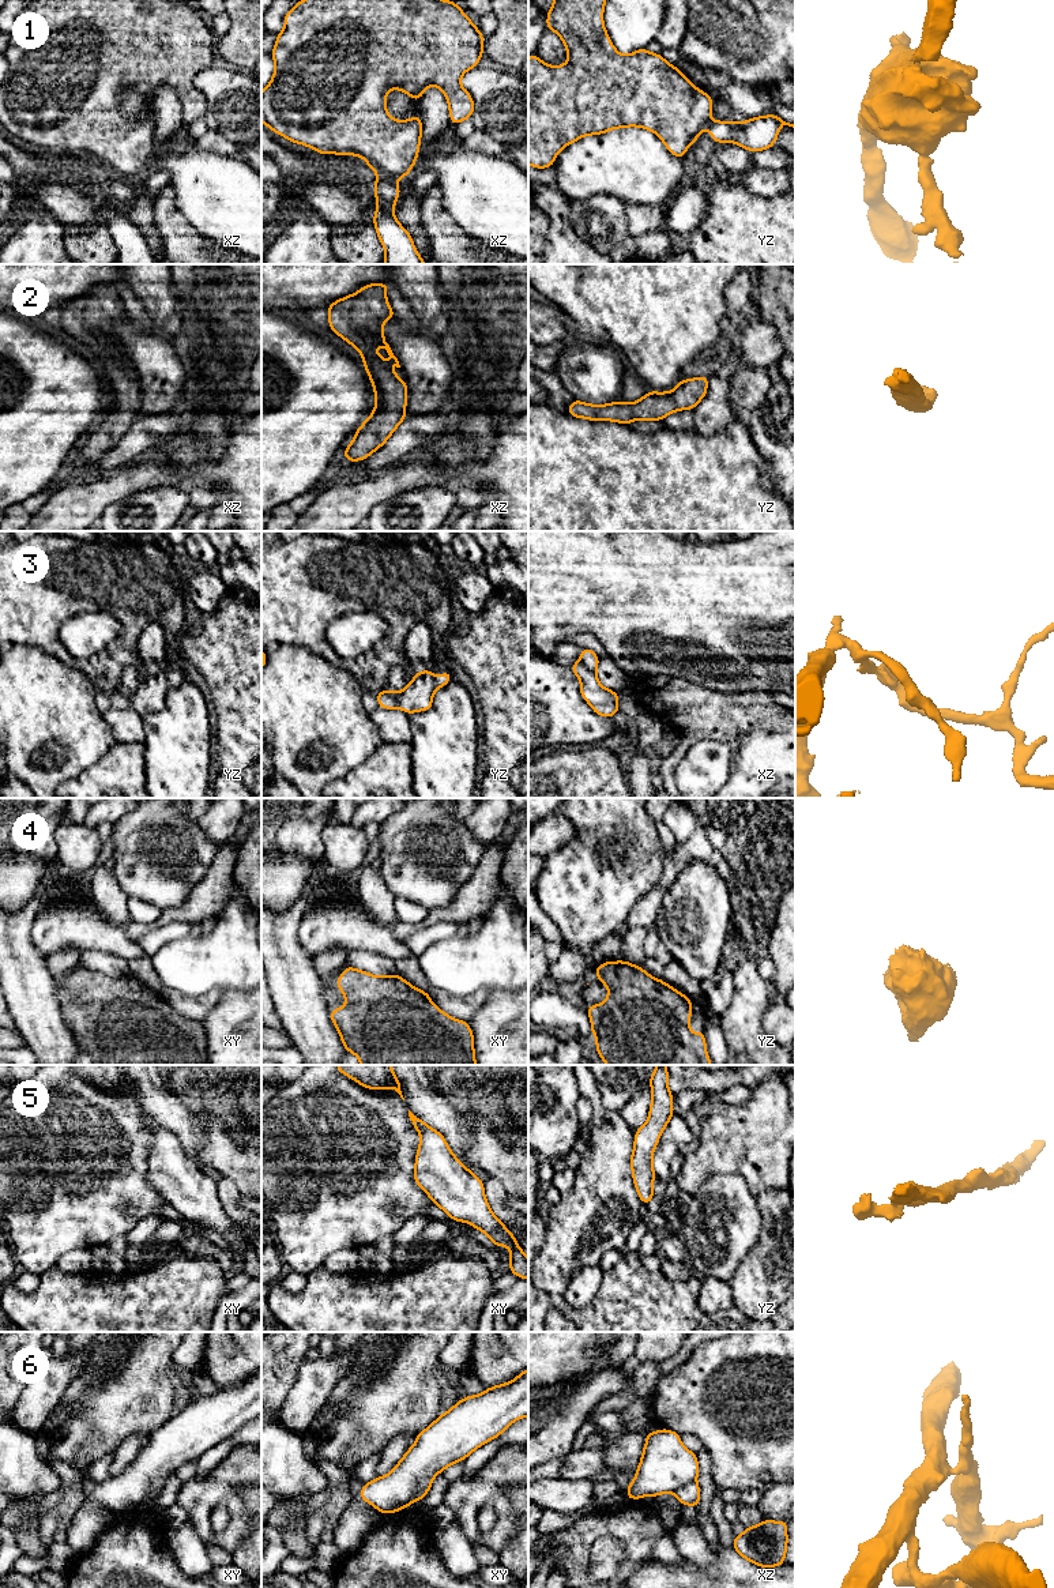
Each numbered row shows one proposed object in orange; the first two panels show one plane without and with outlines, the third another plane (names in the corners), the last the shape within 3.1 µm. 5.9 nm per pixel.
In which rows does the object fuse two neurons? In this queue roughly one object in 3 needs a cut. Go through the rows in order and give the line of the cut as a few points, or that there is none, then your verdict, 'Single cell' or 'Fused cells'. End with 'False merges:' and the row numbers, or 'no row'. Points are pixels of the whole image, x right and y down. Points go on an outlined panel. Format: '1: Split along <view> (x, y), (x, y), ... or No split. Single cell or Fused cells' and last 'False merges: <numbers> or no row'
1: Split along xz (379, 176), (395, 180). Fused cells
2: No split. Single cell
3: Split along xz (579, 661), (594, 673). Fused cells
4: No split. Single cell
5: No split. Single cell
6: Split along xy (433, 1475), (421, 1482), (413, 1500). Fused cells
False merges: 1, 3, 6

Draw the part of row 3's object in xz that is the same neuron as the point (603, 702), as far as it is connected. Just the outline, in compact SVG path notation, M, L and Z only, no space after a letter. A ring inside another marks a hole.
M580 661L569 669L579 677L581 697L591 705L595 714L611 718L620 711L618 692L603 688L596 674L590 671Z

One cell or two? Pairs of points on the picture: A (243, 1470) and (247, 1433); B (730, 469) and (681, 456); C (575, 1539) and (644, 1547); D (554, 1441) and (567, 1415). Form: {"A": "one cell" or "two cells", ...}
{"A": "two cells", "B": "one cell", "C": "one cell", "D": "one cell"}

